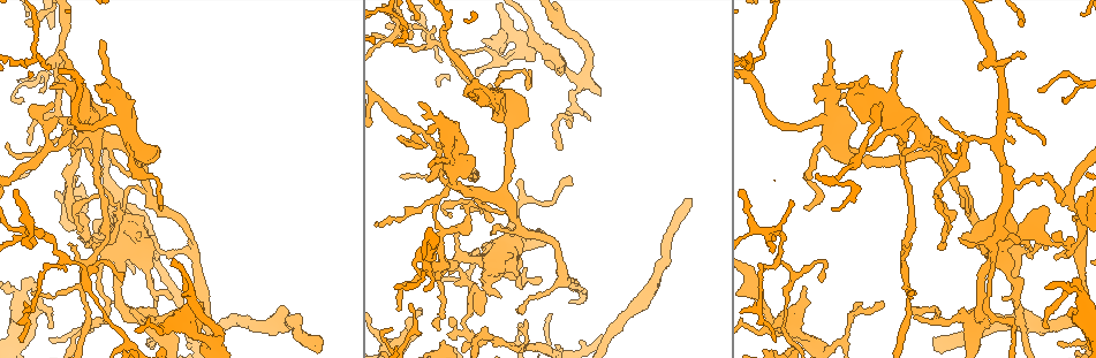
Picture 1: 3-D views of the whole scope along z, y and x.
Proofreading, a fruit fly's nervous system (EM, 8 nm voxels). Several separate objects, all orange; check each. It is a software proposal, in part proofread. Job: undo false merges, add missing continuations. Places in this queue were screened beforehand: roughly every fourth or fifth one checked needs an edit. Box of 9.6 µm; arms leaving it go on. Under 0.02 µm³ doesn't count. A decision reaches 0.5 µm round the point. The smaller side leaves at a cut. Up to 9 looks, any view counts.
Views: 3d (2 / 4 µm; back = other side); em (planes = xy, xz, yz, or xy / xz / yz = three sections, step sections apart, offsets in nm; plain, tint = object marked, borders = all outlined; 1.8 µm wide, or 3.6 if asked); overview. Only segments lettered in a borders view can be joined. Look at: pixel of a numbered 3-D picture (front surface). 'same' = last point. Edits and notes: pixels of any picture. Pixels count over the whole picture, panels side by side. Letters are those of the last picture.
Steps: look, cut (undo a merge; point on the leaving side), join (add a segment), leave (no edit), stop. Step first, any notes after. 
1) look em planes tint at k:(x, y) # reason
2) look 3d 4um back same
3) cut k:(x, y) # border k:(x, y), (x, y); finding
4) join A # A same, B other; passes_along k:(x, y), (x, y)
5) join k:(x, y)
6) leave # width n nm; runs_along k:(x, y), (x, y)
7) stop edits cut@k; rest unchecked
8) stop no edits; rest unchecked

look 3d 2um at 1:(915, 309) # free end

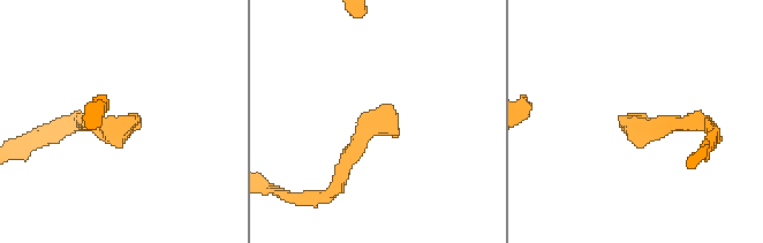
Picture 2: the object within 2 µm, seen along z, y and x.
look em planes plain at 2:(393, 110) # now the EM

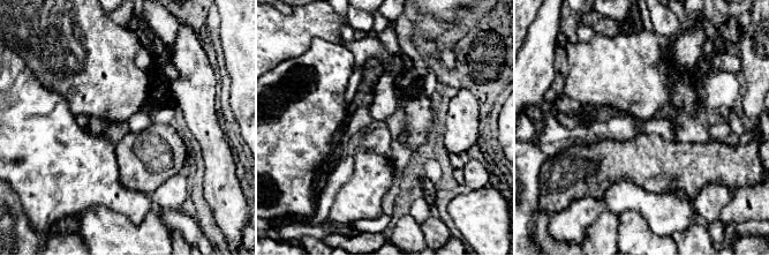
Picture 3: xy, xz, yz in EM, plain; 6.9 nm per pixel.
look em planes borders same

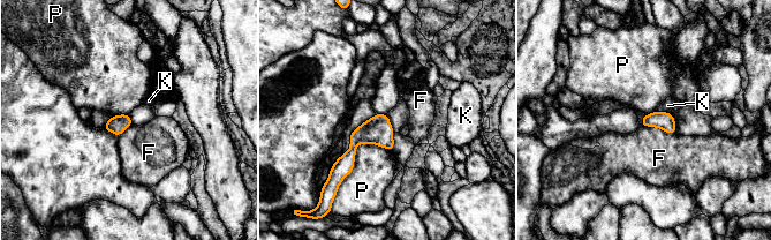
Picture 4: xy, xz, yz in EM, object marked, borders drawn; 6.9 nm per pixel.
leave # F other, K other, P other; border 4:(641, 124), (675, 132); none of them fits

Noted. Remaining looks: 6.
look 3d 4um at 1:(576, 77)

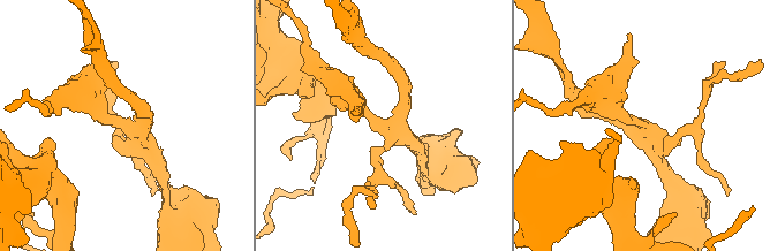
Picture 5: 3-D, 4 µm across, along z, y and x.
look em planes borders at 5:(641, 125) # arms 4

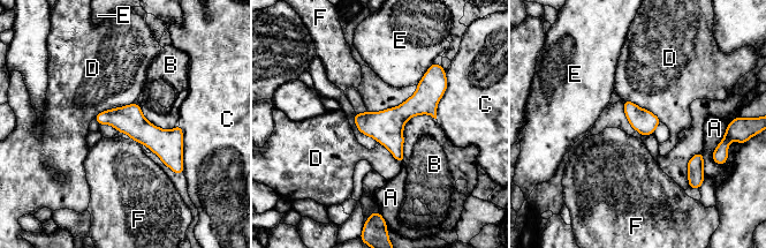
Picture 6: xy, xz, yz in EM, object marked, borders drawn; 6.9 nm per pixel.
leave # A other, B other, C other, D other, E other, F other; one neuron here

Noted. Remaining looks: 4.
look 3d 4um at 1:(446, 234) # sharp bend

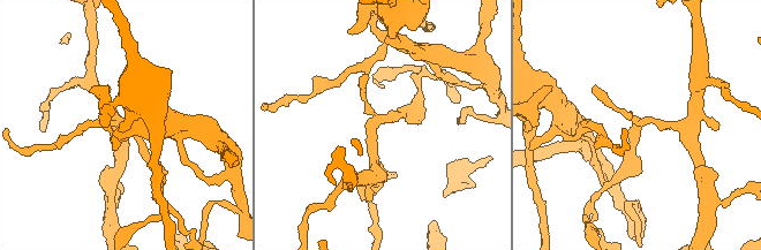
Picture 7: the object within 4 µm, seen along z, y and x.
look em 3.6um planes borders at 7:(635, 124) # need the tissue

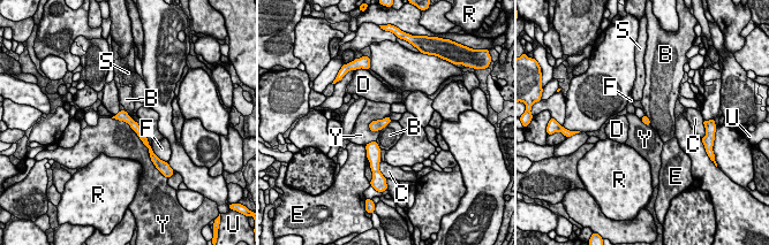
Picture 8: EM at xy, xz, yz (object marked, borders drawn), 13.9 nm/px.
leave # width 90 nm; B other, C other, D other, E other, F other, R other, S other, U other, Y other; border 8:(391, 120), (381, 129); continuous, no second neuron

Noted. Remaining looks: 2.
stop no edits; rest unchecked

